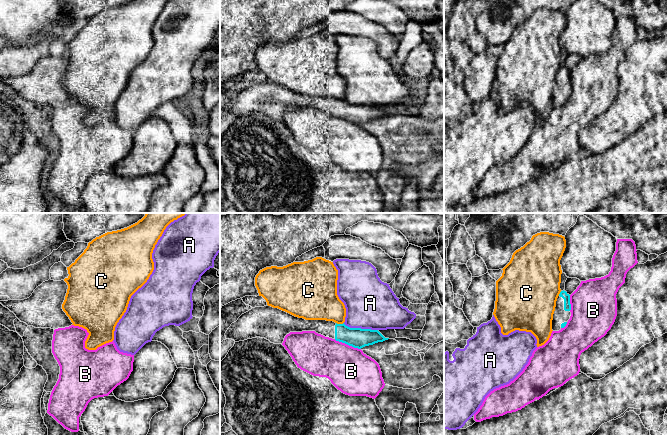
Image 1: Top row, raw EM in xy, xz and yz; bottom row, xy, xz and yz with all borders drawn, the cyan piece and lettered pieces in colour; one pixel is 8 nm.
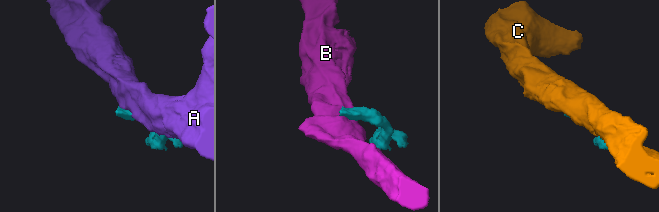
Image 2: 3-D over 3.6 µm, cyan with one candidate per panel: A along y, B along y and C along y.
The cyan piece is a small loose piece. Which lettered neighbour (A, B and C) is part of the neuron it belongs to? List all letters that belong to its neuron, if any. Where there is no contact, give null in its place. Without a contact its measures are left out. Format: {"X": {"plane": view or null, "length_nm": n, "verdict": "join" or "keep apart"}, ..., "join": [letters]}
{"A": {"plane": "xz", "length_nm": 280, "verdict": "keep apart"}, "B": {"plane": "xz", "length_nm": 240, "verdict": "keep apart"}, "C": {"plane": "xz", "length_nm": 60, "verdict": "keep apart"}, "join": []}

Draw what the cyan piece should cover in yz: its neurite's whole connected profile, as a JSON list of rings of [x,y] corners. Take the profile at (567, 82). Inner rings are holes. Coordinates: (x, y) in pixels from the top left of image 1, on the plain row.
[[[561,67],[553,90],[552,106],[559,107],[564,104],[571,92],[570,71],[565,67]]]

